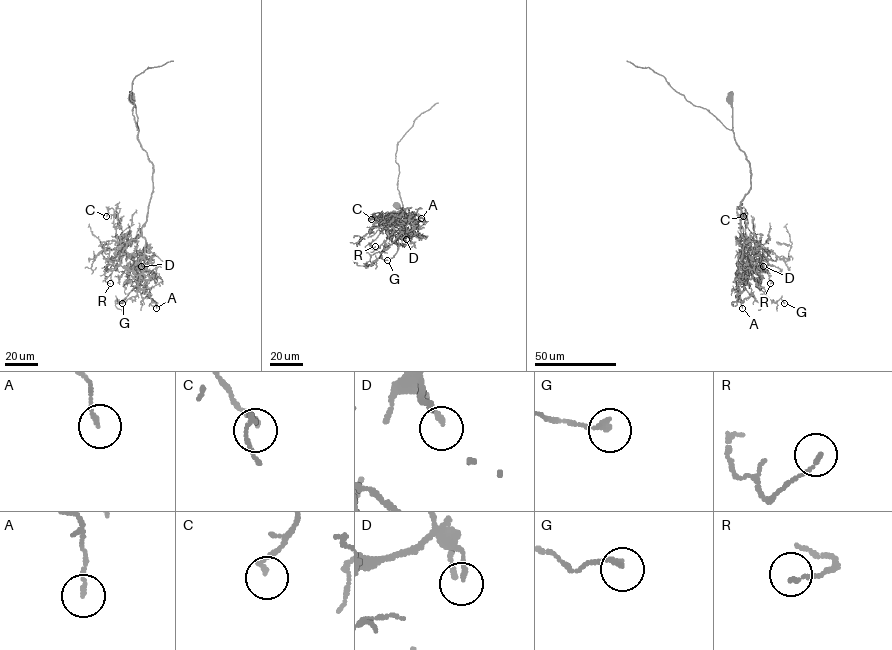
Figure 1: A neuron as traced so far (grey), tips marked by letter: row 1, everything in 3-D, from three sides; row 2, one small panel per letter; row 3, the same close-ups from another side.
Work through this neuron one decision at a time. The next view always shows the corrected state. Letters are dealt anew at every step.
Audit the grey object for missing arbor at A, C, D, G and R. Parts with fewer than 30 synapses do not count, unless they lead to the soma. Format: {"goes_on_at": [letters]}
{"goes_on_at": []}

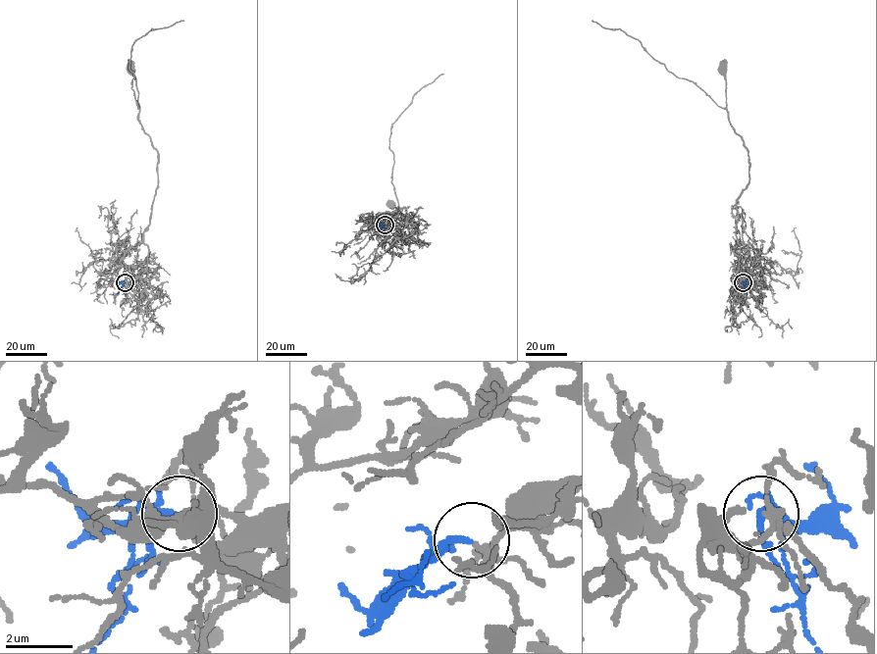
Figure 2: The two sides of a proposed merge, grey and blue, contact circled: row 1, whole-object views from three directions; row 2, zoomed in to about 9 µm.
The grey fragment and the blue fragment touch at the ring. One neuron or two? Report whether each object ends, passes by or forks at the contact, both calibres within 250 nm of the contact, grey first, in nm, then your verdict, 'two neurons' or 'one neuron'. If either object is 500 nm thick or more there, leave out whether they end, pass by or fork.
grey forks | blue forks | 190/120 nm | one neuron

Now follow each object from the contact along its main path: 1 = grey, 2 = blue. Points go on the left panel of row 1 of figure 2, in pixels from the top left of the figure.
1: (125, 282), (146, 269), (143, 232), (158, 180), (157, 151), (138, 119), (138, 91), (130, 68)
2: (125, 282), (117, 294)

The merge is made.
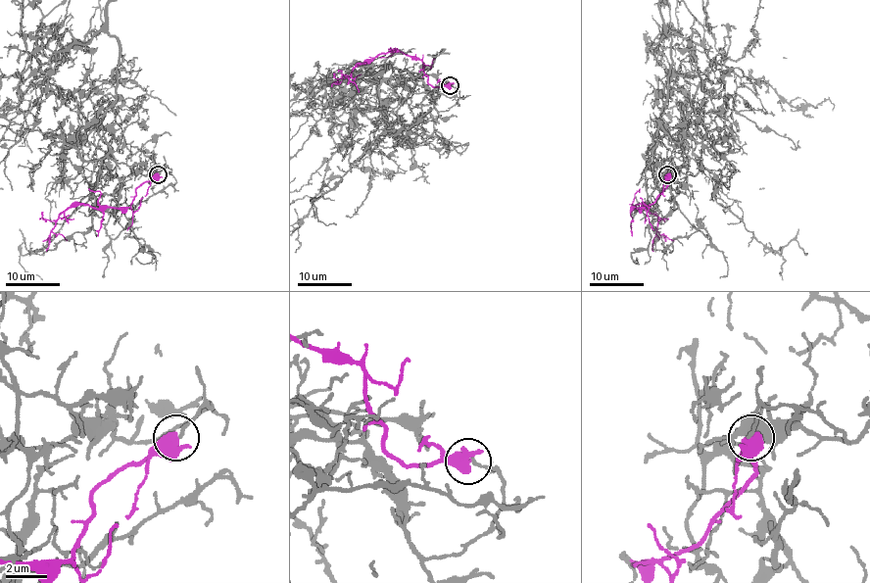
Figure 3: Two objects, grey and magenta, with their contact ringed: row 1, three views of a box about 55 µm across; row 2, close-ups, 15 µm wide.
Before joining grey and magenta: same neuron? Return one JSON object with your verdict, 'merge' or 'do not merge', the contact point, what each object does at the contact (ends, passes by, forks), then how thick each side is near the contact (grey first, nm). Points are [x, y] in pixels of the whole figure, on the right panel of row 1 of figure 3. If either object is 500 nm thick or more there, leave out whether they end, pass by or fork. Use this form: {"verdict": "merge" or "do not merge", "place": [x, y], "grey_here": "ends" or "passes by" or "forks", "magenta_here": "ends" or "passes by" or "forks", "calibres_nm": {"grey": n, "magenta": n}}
{"verdict": "do not merge", "place": [667, 174], "grey_here": "ends", "magenta_here": "forks", "calibres_nm": {"grey": 130, "magenta": 400}}

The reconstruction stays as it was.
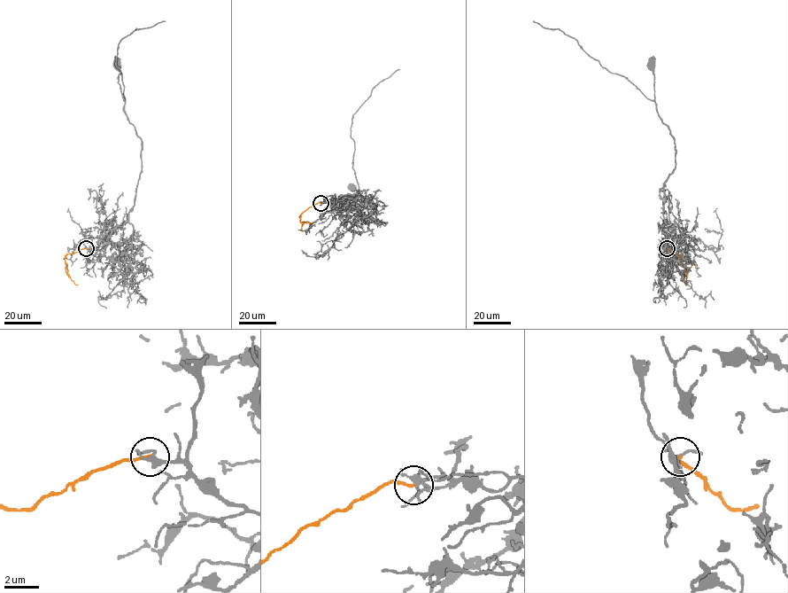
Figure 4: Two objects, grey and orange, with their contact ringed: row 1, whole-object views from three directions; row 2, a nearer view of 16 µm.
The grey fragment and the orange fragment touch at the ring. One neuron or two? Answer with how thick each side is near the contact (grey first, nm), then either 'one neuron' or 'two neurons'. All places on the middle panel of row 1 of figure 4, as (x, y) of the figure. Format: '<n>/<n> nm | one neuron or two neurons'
200/160 nm | two neurons

